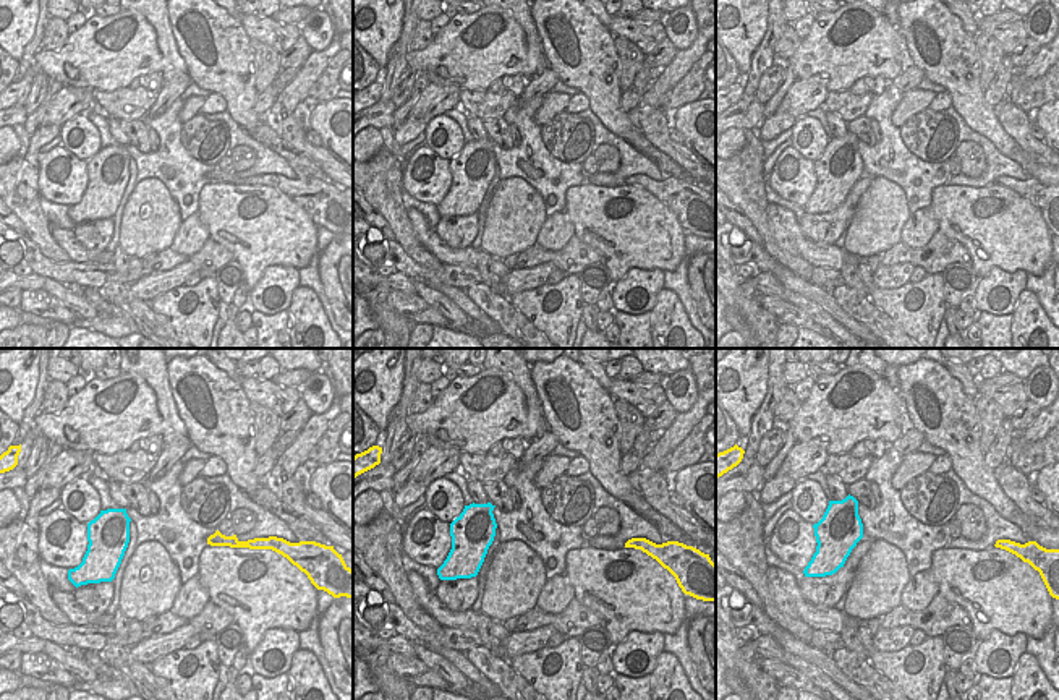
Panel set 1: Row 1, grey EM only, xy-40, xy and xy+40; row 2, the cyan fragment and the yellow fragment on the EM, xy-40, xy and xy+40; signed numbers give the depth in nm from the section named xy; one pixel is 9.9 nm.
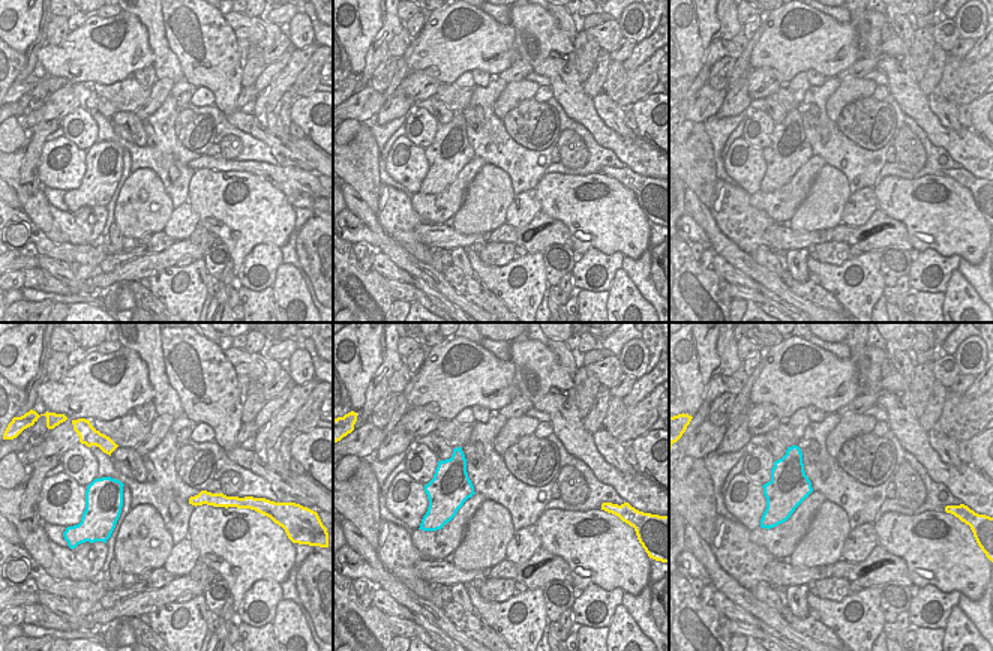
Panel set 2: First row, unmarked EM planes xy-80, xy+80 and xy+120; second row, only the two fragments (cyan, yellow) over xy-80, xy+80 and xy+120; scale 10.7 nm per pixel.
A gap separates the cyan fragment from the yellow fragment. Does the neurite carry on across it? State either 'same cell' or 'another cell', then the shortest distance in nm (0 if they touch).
another cell | 800 nm

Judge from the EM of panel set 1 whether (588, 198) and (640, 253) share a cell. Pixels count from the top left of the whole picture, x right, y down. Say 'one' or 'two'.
one

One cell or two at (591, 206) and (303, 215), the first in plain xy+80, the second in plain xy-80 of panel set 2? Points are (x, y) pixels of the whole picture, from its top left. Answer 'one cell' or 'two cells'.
two cells

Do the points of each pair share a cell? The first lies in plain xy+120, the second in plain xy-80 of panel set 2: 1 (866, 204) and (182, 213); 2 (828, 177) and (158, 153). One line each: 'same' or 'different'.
1: same
2: different

